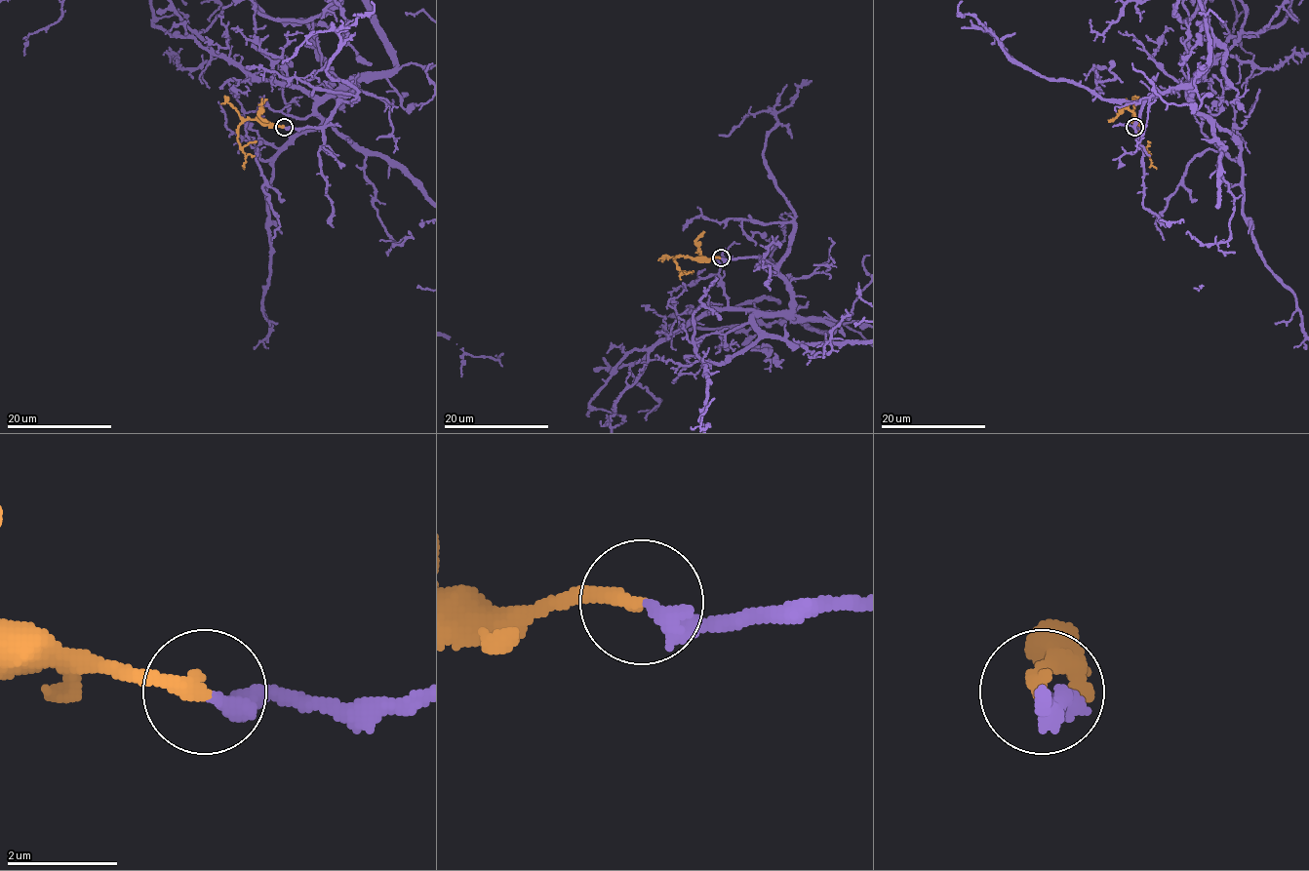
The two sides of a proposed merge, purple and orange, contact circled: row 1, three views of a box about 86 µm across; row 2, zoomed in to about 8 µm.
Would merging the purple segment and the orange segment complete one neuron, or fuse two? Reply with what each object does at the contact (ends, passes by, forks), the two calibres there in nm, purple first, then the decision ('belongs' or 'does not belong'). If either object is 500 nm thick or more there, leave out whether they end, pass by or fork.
purple ends there; orange ends there; 320 nm thick on the purple side, 280 nm on the other; belongs

